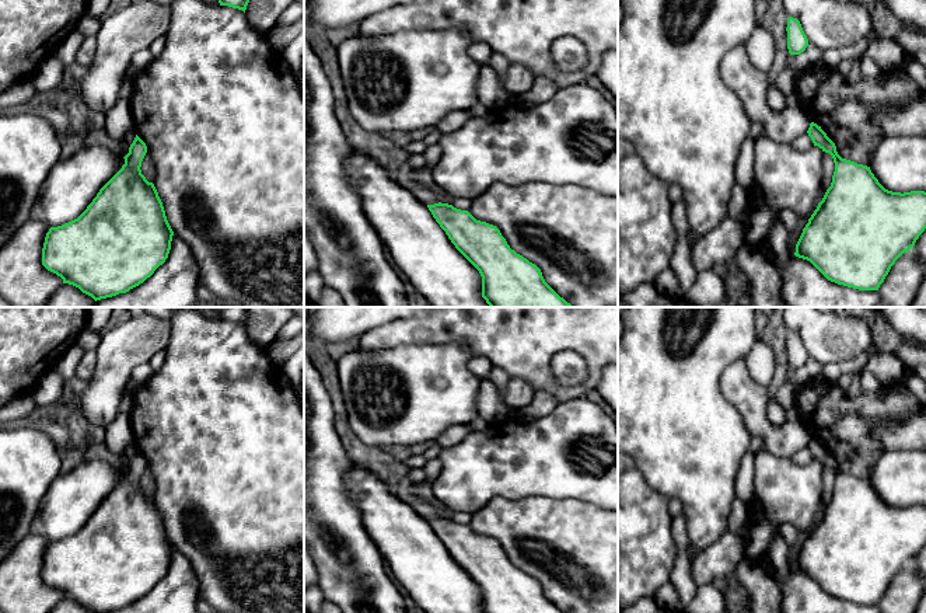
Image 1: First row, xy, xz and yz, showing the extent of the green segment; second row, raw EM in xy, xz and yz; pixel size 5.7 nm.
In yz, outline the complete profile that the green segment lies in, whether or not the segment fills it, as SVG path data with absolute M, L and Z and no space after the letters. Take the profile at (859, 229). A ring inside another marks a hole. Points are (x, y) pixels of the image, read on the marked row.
M811 122L807 130L814 146L829 153L835 163L831 187L808 219L796 244L794 255L810 261L828 281L859 290L878 290L891 267L926 229L926 192L892 192L885 189L871 173L870 167L842 159L835 143L817 123Z

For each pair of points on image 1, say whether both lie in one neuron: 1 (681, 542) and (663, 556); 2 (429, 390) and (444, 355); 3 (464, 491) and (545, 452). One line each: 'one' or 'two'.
1: two
2: one
3: one

